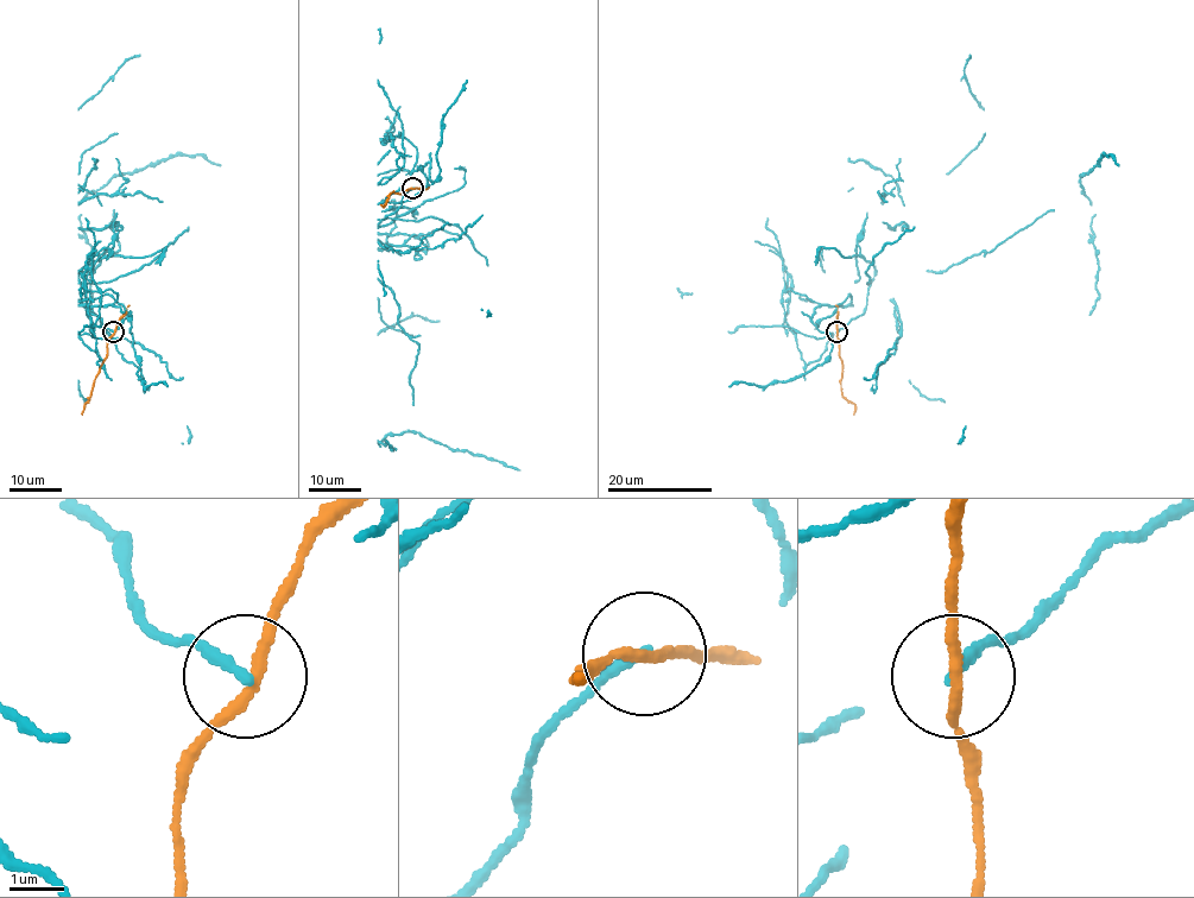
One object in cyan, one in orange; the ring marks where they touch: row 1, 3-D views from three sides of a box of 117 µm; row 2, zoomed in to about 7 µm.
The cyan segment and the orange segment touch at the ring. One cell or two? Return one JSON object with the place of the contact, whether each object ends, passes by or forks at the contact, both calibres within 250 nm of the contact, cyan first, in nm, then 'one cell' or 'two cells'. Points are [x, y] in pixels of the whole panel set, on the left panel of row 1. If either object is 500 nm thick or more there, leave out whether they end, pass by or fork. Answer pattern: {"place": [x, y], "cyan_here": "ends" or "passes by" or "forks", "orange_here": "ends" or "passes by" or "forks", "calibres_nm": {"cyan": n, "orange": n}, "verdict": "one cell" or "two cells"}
{"place": [113, 331], "cyan_here": "ends", "orange_here": "passes by", "calibres_nm": {"cyan": 220, "orange": 200}, "verdict": "two cells"}

